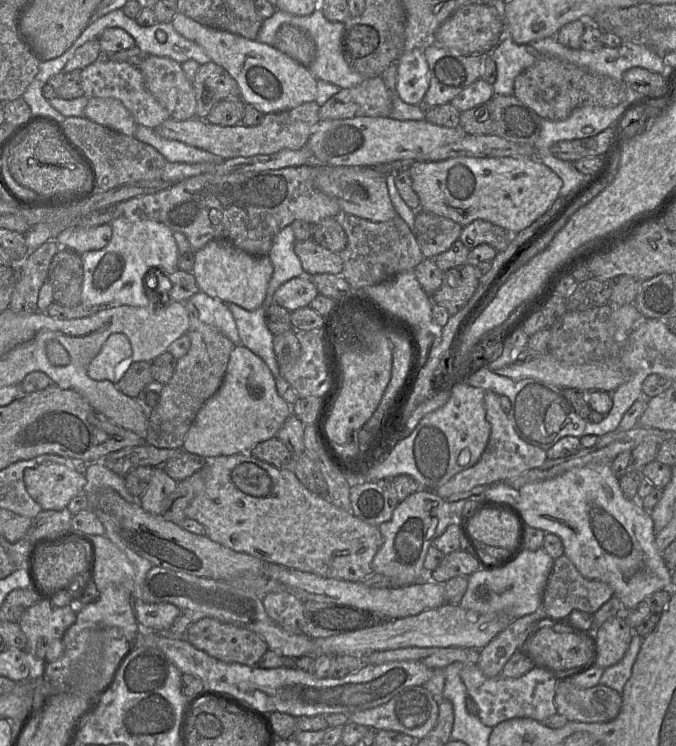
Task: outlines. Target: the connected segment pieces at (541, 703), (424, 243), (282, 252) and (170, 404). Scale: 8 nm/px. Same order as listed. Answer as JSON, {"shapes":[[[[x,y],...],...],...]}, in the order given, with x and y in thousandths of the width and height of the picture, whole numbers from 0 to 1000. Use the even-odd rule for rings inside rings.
{"shapes":[[[[688,891],[680,902],[692,933],[707,948],[706,960],[714,971],[726,976],[762,962],[784,962],[803,969],[824,954],[820,941],[821,925],[828,910],[811,899],[787,895],[768,909],[723,909],[706,891]]],[[[627,282],[615,283],[612,314],[630,347],[661,336],[679,322],[683,307],[664,292]]],[[[430,303],[417,307],[404,320],[396,345],[404,357],[404,367],[398,377],[391,418],[404,408],[407,390],[422,378],[444,370],[454,370],[445,350],[436,339],[438,319]]],[[[280,403],[274,406],[280,425],[280,441],[275,449],[281,454],[281,466],[275,476],[262,483],[262,489],[253,509],[241,516],[235,538],[219,559],[219,572],[214,592],[232,601],[269,601],[274,584],[300,542],[325,520],[337,491],[340,475],[348,462],[322,441],[302,434],[294,428],[291,413]]]]}

